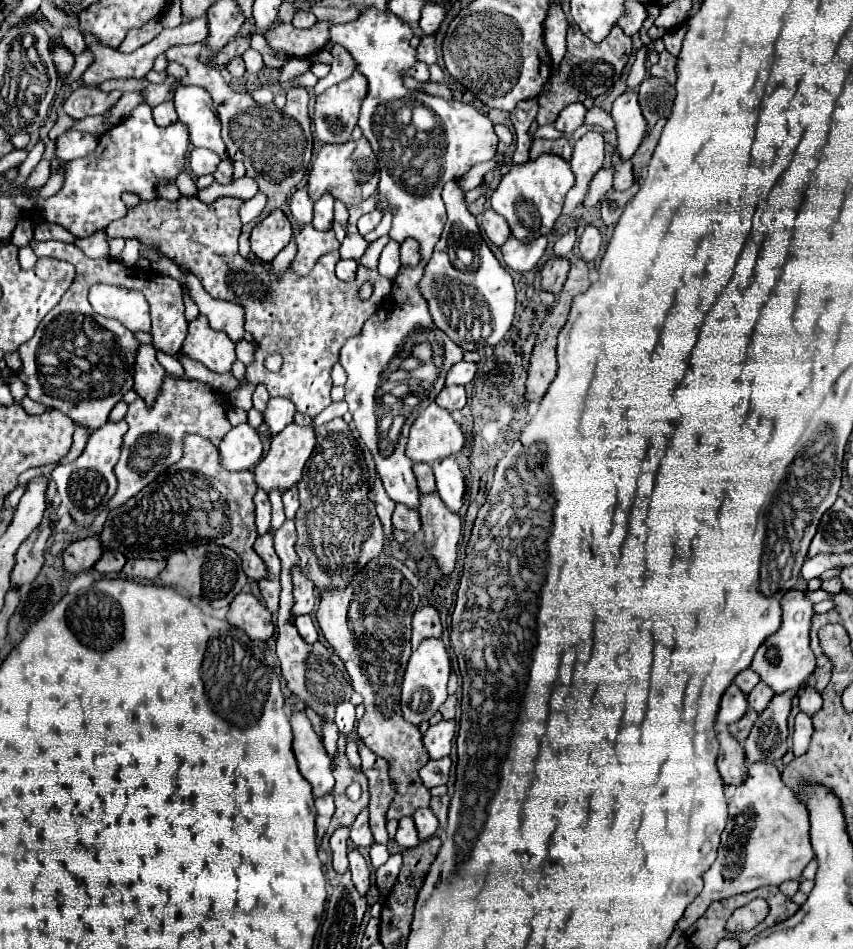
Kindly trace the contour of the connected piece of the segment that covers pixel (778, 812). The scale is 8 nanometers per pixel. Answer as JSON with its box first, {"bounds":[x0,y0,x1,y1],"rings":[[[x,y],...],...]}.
{"bounds":[676,762,814,930],"rings":[[[756,762],[750,766],[748,778],[744,780],[744,784],[740,784],[736,788],[734,798],[728,806],[728,812],[730,812],[730,818],[728,818],[728,826],[724,828],[724,834],[722,834],[718,858],[714,860],[710,870],[704,874],[702,894],[686,908],[684,916],[680,918],[680,922],[676,926],[680,930],[690,928],[706,912],[706,908],[716,900],[724,900],[724,898],[730,898],[736,894],[744,894],[744,892],[750,892],[750,890],[756,890],[762,886],[780,886],[782,882],[798,880],[802,876],[802,870],[806,868],[806,864],[814,858],[814,850],[812,850],[810,838],[808,838],[808,830],[810,830],[808,810],[796,798],[796,794],[780,780],[780,772],[776,770],[774,764]]]}

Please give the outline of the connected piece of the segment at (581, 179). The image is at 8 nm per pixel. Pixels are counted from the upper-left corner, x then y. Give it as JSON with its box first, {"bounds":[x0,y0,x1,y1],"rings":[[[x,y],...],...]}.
{"bounds":[562,132,604,216],"rings":[[[586,132],[574,144],[574,154],[572,154],[570,166],[576,176],[576,184],[570,188],[570,192],[566,196],[562,216],[568,216],[578,206],[582,206],[588,186],[590,186],[594,174],[602,168],[602,164],[604,164],[604,138],[598,132]]]}

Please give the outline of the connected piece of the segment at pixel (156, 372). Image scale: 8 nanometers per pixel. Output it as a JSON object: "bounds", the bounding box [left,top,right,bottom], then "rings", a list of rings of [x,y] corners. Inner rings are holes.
{"bounds":[134,344,166,406],"rings":[[[142,344],[136,356],[136,368],[134,368],[134,390],[140,398],[144,398],[146,406],[152,406],[156,398],[160,396],[162,382],[166,376],[166,370],[156,360],[156,352],[152,346]]]}

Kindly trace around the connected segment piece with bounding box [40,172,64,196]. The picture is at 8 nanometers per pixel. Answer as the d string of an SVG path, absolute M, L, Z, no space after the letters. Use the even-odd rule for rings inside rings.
M52 172L52 174L50 174L50 178L48 178L48 182L42 186L42 190L40 190L40 192L42 192L44 196L50 196L52 192L56 192L56 190L60 188L62 178L64 178L64 176L62 176L62 172Z

